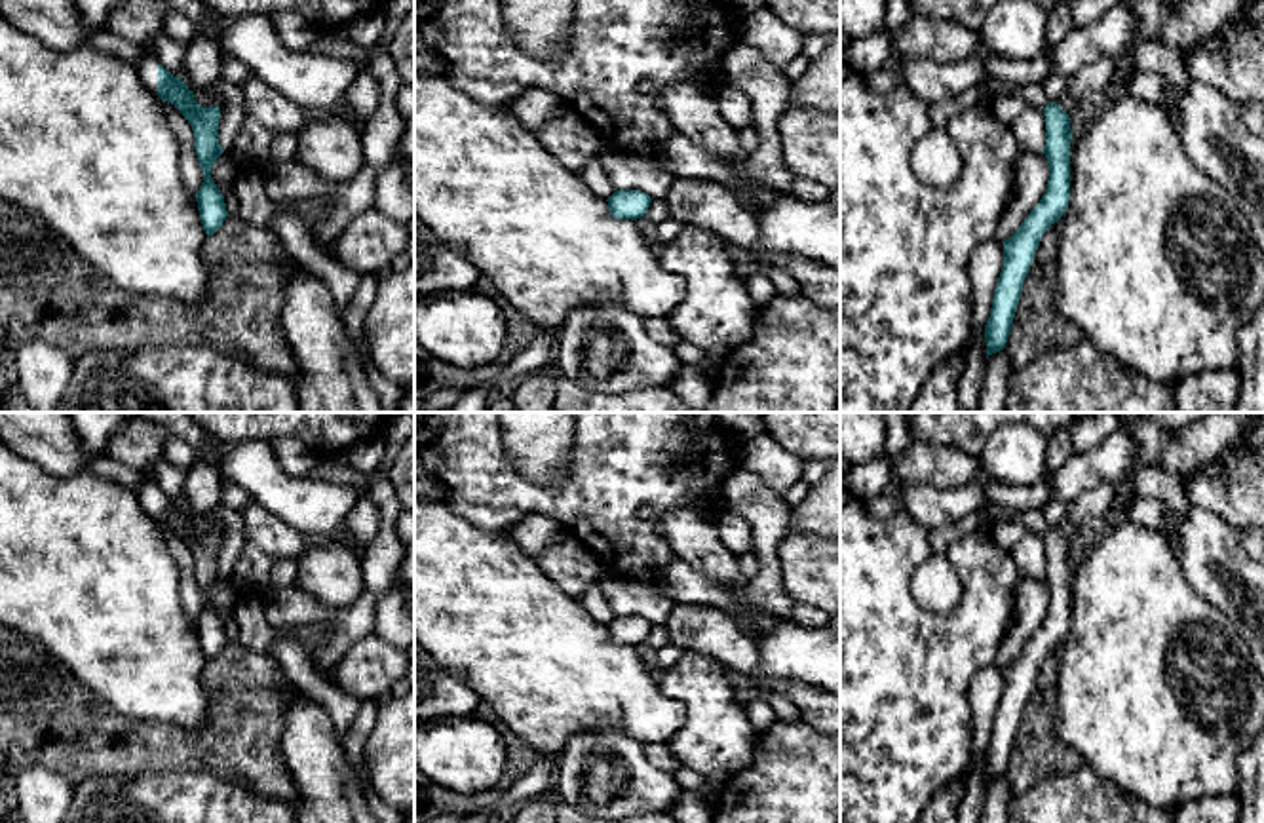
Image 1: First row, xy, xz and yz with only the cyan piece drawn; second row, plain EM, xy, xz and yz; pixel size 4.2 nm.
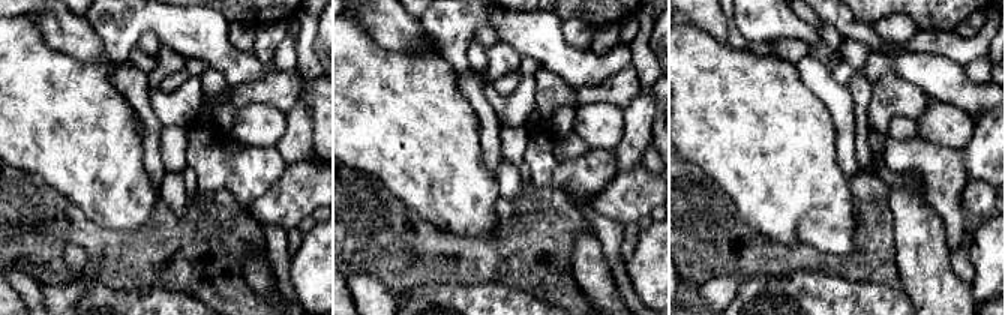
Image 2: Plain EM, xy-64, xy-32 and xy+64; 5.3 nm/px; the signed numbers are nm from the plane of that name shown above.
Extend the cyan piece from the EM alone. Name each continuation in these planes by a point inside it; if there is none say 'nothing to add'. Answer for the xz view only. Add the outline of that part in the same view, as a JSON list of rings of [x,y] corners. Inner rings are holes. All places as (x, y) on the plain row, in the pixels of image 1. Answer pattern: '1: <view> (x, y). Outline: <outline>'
nothing to add

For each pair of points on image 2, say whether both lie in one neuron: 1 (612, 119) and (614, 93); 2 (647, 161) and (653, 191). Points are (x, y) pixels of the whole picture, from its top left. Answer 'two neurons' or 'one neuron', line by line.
1: two neurons
2: two neurons

